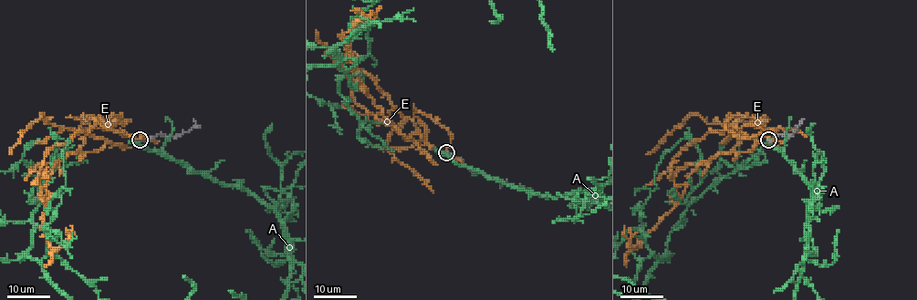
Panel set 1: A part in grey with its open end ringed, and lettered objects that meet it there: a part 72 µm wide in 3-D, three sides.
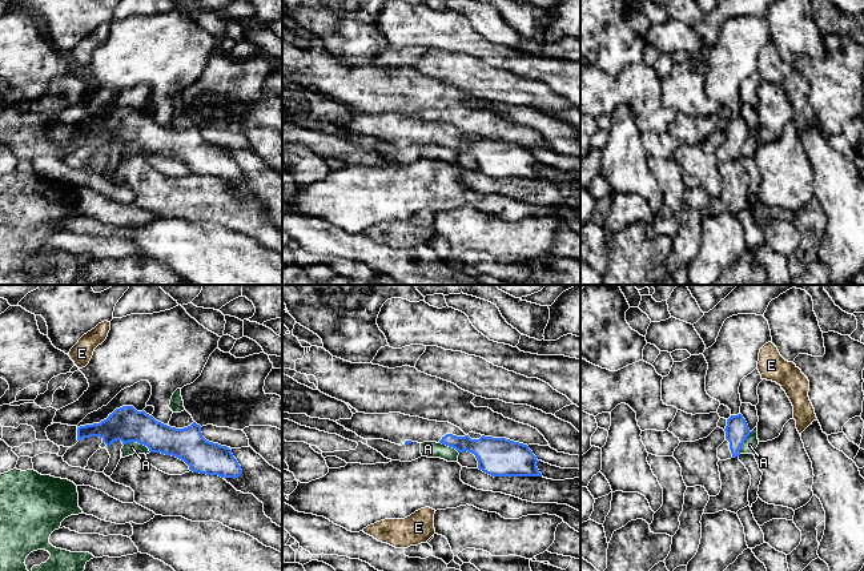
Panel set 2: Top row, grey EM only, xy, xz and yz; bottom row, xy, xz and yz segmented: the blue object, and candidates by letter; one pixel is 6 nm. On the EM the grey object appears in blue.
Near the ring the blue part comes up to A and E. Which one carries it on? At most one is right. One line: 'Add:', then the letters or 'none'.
Add: none

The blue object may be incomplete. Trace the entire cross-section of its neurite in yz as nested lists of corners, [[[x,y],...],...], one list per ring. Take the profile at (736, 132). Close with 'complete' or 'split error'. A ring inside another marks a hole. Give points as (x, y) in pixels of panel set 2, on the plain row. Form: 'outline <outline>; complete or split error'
outline [[[742,116],[731,117],[727,121],[726,142],[718,149],[718,160],[727,162],[740,157],[740,150],[750,137],[750,130]]]; split error

